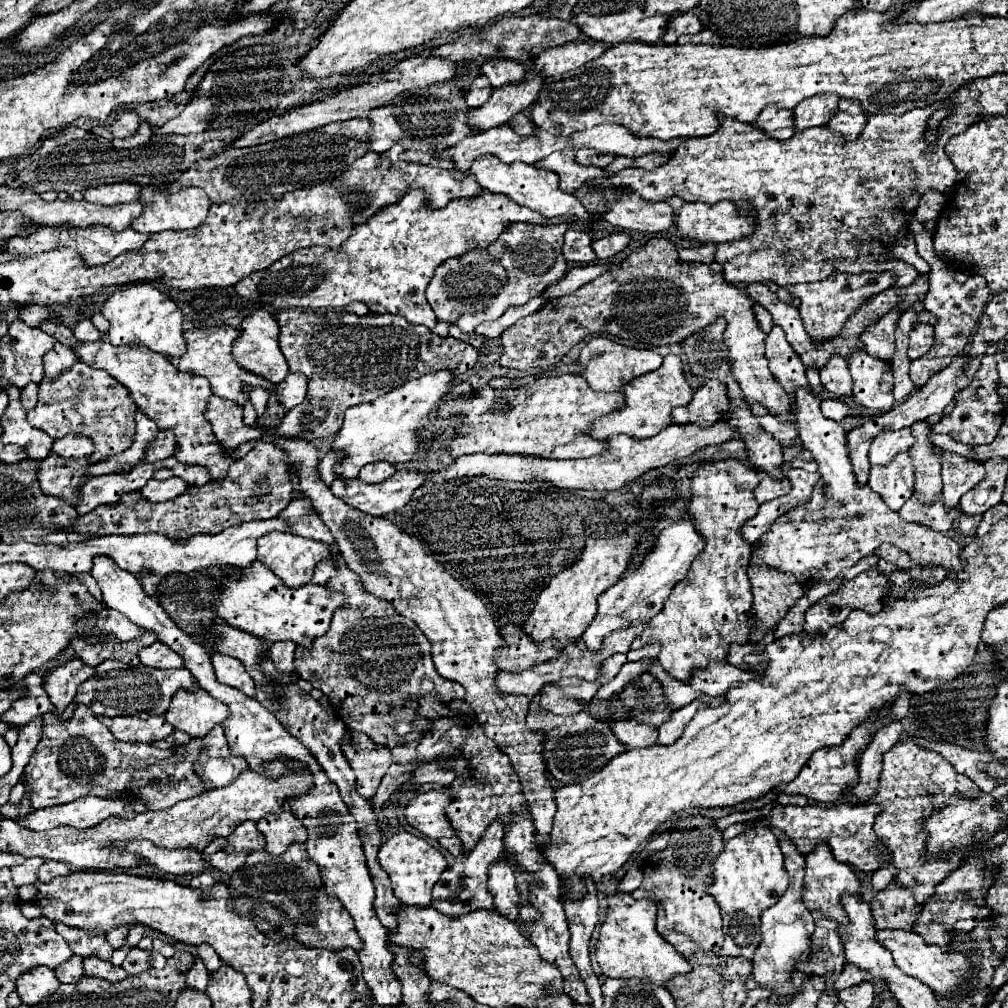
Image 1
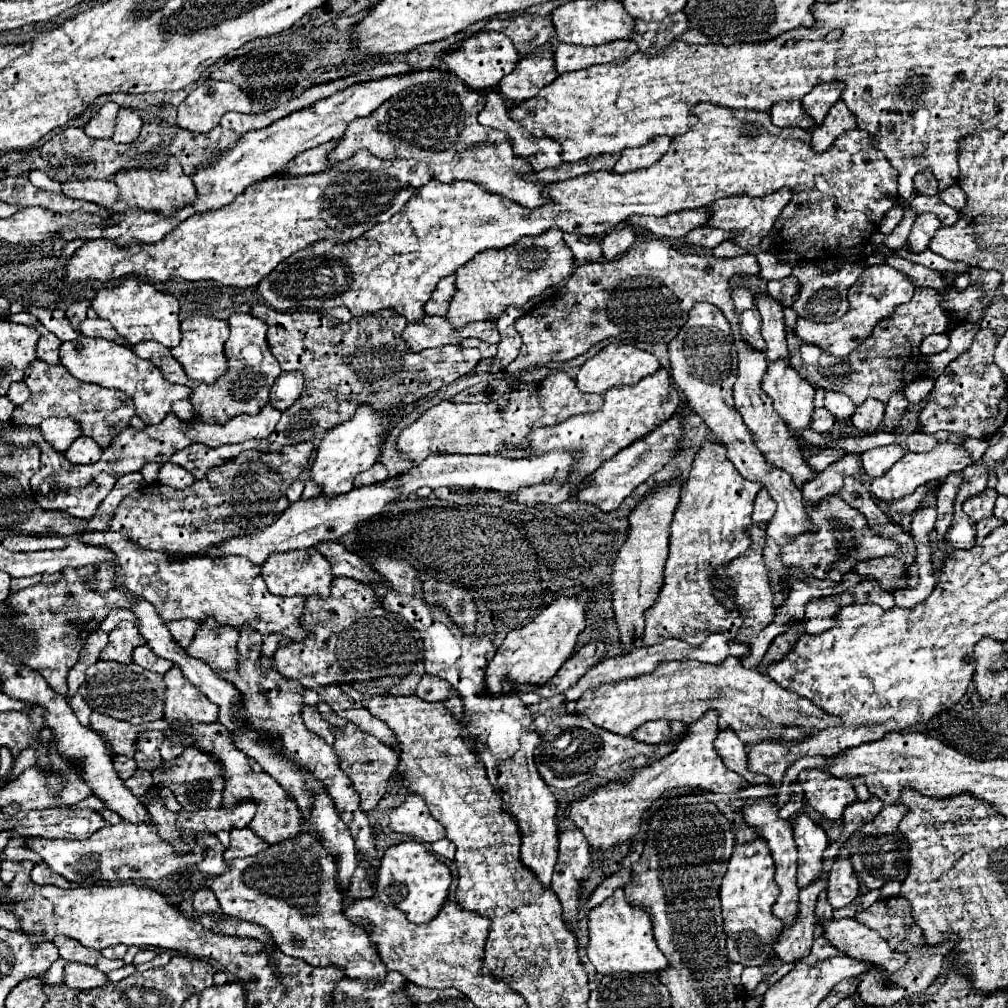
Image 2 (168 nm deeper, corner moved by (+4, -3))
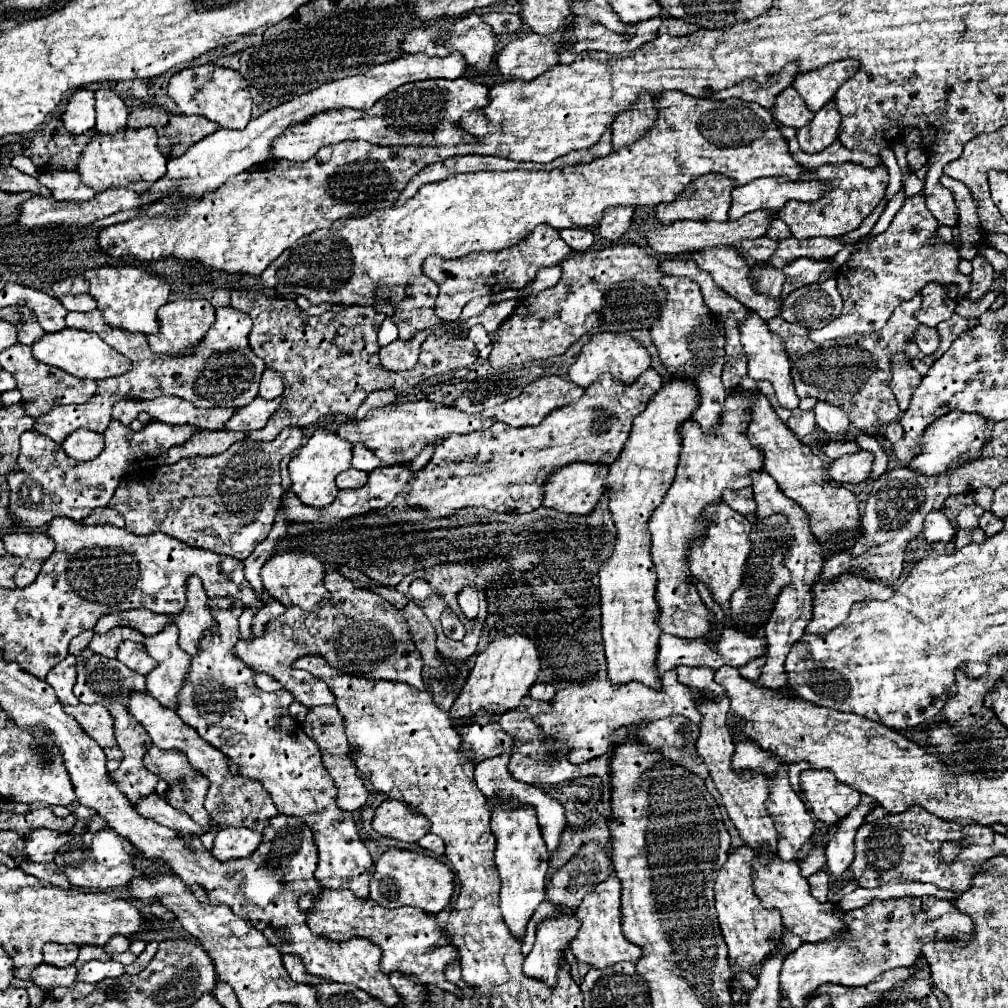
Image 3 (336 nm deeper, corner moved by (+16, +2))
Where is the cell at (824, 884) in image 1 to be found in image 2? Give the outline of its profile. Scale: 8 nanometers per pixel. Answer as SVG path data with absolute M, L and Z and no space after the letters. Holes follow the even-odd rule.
M806 813L798 815L792 821L794 839L798 847L798 887L810 885L822 871L822 853L830 845L824 829L814 823Z

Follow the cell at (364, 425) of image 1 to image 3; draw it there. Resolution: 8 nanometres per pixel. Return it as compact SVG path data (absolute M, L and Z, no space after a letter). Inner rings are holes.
M318 428L308 442L296 452L296 456L290 460L290 478L292 478L292 490L298 494L302 504L308 506L328 506L334 502L338 488L336 488L336 476L352 466L352 444L344 438L340 438L330 428Z

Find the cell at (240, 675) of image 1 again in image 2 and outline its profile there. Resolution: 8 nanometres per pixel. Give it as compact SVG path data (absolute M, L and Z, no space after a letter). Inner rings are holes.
M204 619L196 639L186 649L186 655L202 659L212 667L212 671L236 669L238 667L238 631L232 627L220 627L214 619Z

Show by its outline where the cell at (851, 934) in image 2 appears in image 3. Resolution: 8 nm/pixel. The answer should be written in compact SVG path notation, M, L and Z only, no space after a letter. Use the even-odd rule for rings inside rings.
M768 856L756 858L754 862L756 874L754 874L754 890L760 894L760 900L768 908L778 908L782 914L784 926L798 934L802 942L824 942L832 936L842 936L844 934L844 920L840 916L840 908L832 906L830 902L816 902L816 898L810 896L810 886L808 882L800 876L800 868L796 862L780 862L780 858L774 858L772 862Z

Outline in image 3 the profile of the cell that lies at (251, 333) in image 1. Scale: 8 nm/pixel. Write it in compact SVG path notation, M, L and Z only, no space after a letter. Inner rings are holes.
M232 306L216 308L216 322L212 324L212 330L208 330L204 342L196 346L196 354L188 354L188 358L154 354L148 348L148 340L144 334L124 334L124 330L112 330L104 322L100 310L68 312L66 326L96 332L108 346L130 358L132 370L121 376L100 380L96 398L92 398L92 402L54 406L48 414L40 416L34 424L34 430L52 438L54 442L62 442L68 434L72 434L72 430L78 428L88 428L102 434L108 426L112 402L116 402L116 398L152 400L162 394L174 394L192 402L198 408L242 408L258 396L258 382L262 372L266 370L264 360L258 358L248 344L252 318L246 312L234 310Z

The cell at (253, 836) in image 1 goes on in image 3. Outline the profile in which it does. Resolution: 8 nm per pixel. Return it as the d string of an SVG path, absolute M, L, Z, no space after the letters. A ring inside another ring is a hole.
M222 828L216 834L212 854L218 860L232 860L232 858L246 858L250 856L258 844L262 842L262 834L248 830L248 828Z

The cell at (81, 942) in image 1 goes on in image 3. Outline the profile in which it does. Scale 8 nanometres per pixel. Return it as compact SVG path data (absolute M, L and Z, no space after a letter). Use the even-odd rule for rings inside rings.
M48 942L44 946L44 962L54 966L72 966L78 958L78 950L80 946L62 946Z

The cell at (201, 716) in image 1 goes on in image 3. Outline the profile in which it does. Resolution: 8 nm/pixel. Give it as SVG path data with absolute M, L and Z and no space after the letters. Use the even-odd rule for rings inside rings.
M172 624L164 634L154 634L144 640L148 654L158 662L158 666L148 674L148 694L156 698L162 706L176 710L178 694L184 686L184 678L190 668L190 654L178 646L178 630Z

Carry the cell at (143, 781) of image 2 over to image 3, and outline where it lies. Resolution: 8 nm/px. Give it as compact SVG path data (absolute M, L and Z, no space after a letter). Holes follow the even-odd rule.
M64 706L68 714L76 718L76 722L82 726L82 730L94 738L102 748L114 748L116 738L114 738L114 722L110 712L104 706Z

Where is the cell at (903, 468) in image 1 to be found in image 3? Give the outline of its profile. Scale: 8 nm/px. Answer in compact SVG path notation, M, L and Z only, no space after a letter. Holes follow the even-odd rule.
M960 410L940 416L932 426L928 426L924 430L924 434L920 438L922 450L918 456L914 456L908 462L908 468L914 472L920 472L924 476L934 476L934 474L948 472L952 468L952 464L960 462L960 458L964 458L964 456L966 456L966 460L980 458L982 446L986 444L984 426L986 426L986 418L980 418L976 414L964 414Z

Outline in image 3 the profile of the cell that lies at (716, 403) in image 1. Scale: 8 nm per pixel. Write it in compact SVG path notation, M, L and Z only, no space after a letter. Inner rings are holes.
M576 462L572 466L564 466L564 470L554 470L548 476L548 482L544 486L544 506L554 508L558 512L568 514L590 514L598 504L600 498L606 492L606 478L608 478L608 464L600 462Z

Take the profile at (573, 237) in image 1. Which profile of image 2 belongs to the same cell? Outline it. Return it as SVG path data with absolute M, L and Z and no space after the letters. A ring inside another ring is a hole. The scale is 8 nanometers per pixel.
M564 233L564 241L578 261L598 261L602 257L602 247L592 237L584 237L578 233Z

